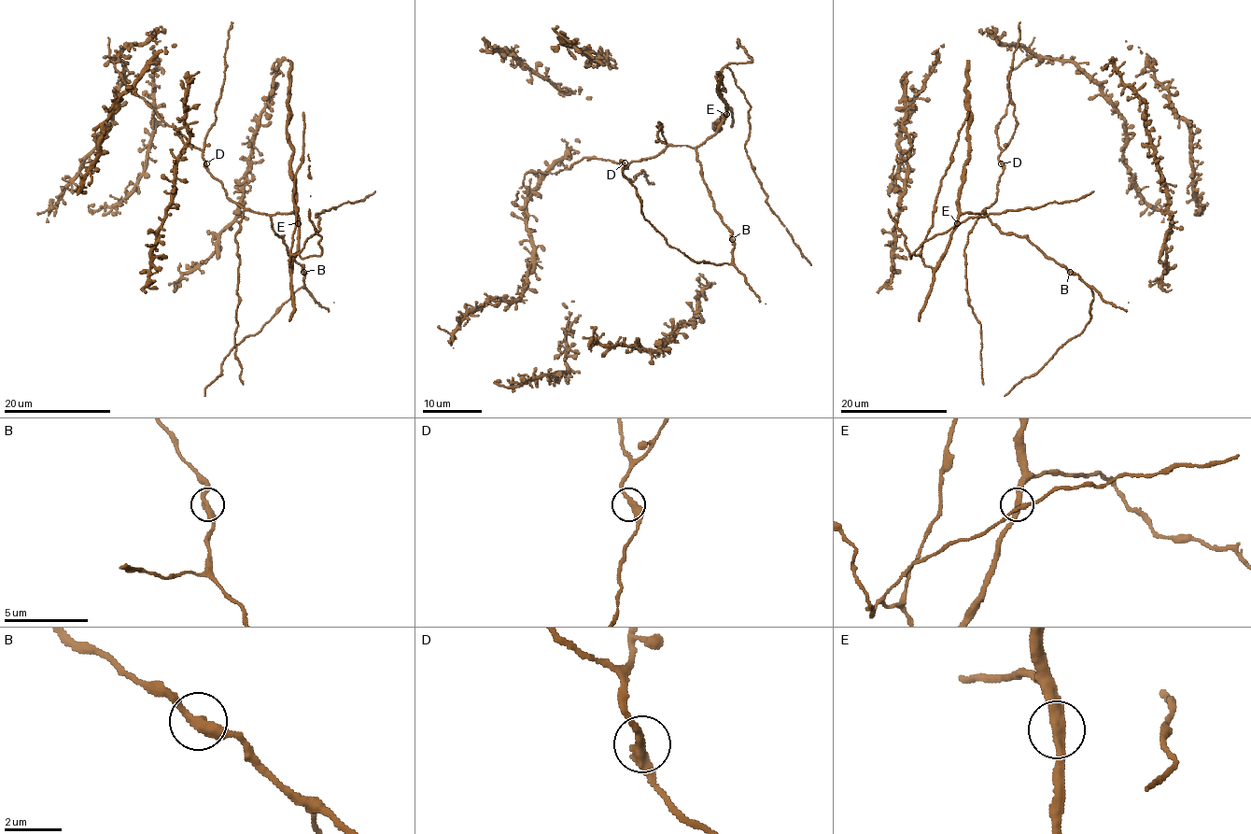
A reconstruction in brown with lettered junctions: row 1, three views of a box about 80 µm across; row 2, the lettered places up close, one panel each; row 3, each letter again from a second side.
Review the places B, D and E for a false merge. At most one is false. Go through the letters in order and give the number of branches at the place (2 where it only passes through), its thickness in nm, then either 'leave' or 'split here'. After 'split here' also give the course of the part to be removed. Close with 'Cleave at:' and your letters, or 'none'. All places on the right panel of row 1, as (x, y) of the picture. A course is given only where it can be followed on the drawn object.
B: 2 | 320 nm | leave
D: 2 | 320 nm | leave
E: 2 | 340 nm | leave
Cleave at: none

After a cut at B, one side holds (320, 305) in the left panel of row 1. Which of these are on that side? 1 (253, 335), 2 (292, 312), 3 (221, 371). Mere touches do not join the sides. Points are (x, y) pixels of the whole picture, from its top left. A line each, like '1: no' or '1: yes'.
1: yes
2: no
3: yes

